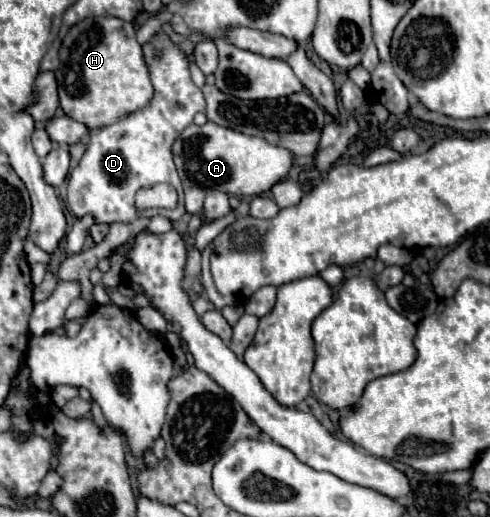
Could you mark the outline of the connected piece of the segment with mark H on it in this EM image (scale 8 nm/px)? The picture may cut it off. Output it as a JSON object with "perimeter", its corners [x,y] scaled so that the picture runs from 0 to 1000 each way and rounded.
{"perimeter":[[[241,33],[167,37],[155,48],[147,48],[143,60],[135,64],[118,106],[122,106],[122,126],[110,137],[110,145],[118,157],[122,207],[143,230],[171,238],[184,253],[233,238],[233,230],[245,230],[249,222],[261,222],[265,215],[294,207],[310,191],[314,172],[302,149],[302,130],[294,126],[290,114],[290,91],[278,75],[273,48],[261,41],[249,41]]]}

